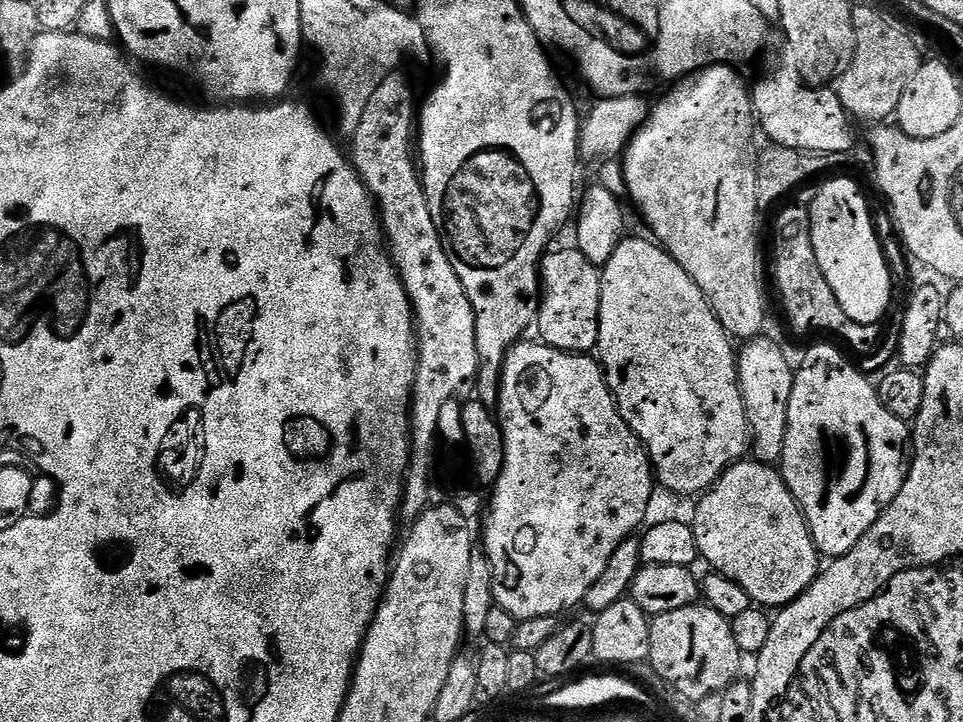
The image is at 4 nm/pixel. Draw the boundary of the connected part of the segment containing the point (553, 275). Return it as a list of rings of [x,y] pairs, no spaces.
[[[569,246],[549,251],[540,261],[540,311],[538,313],[539,339],[563,352],[592,354],[597,351],[600,333],[600,274],[601,269],[592,264],[579,248]]]

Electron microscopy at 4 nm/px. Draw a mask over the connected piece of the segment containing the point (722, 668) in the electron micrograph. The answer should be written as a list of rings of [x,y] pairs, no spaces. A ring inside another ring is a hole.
[[[703,602],[686,606],[682,610],[670,610],[670,614],[651,617],[650,654],[648,660],[658,672],[665,685],[673,686],[685,696],[684,700],[695,702],[708,694],[723,692],[730,687],[732,681],[741,675],[740,660],[742,653],[738,650],[738,642],[734,642],[732,626],[718,610],[708,607]]]

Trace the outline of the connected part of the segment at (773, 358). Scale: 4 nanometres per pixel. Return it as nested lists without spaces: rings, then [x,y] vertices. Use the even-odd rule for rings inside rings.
[[[751,339],[739,349],[736,369],[740,375],[740,393],[748,411],[751,455],[759,463],[772,466],[779,461],[784,449],[794,364],[774,341],[764,339]]]

